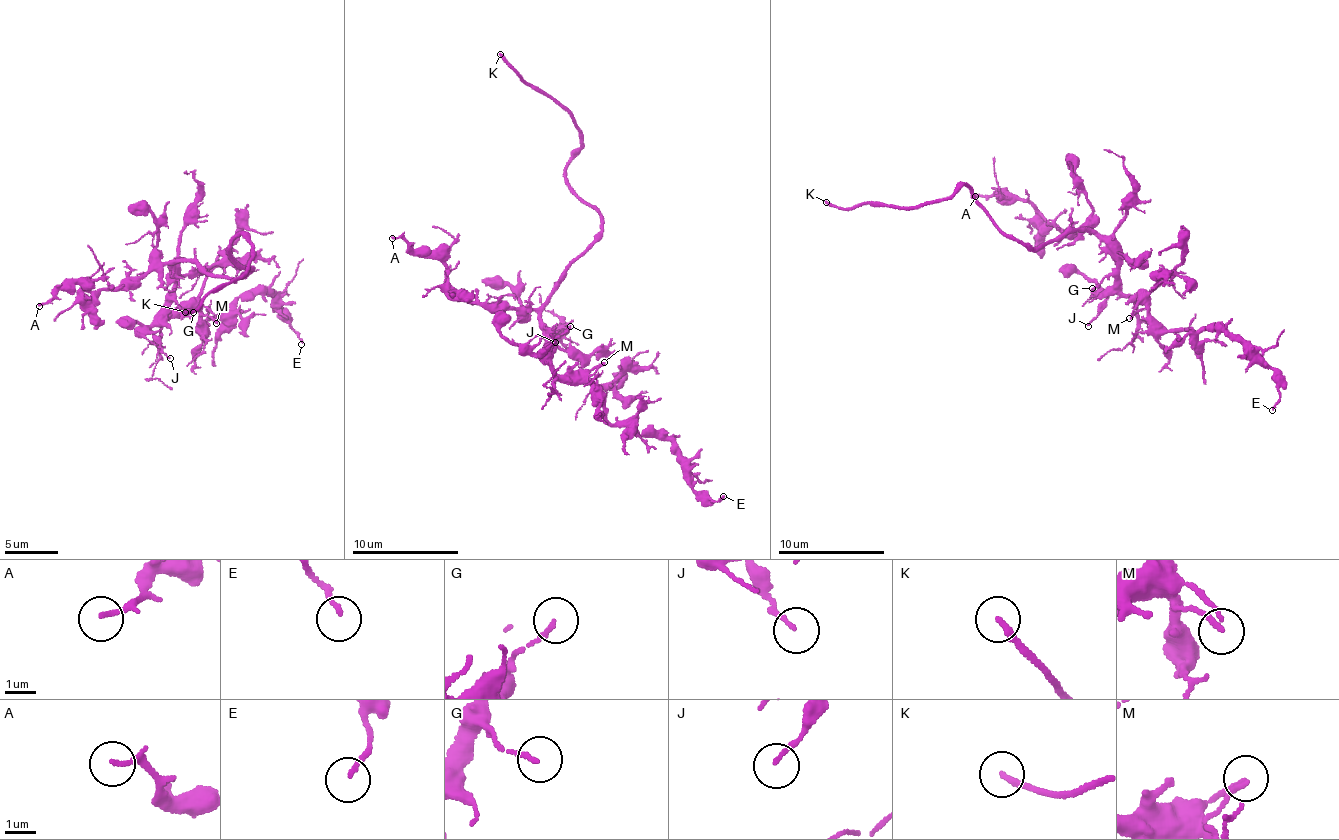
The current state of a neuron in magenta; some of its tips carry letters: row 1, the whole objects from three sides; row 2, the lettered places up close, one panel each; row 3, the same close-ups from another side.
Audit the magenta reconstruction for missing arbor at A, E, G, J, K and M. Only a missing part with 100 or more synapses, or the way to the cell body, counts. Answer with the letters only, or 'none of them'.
K

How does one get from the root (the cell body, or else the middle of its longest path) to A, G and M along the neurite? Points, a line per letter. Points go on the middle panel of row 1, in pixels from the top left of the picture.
A: (545, 304), (492, 309), (462, 301), (447, 285), (445, 266), (437, 259), (424, 257), (399, 237), (392, 238)
G: (545, 304), (541, 320), (555, 348), (556, 337), (570, 326)
M: (545, 304), (540, 314), (552, 370), (558, 374), (589, 375), (604, 362)

